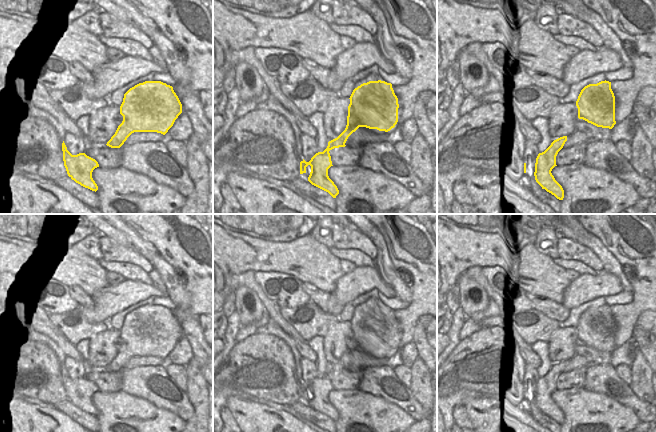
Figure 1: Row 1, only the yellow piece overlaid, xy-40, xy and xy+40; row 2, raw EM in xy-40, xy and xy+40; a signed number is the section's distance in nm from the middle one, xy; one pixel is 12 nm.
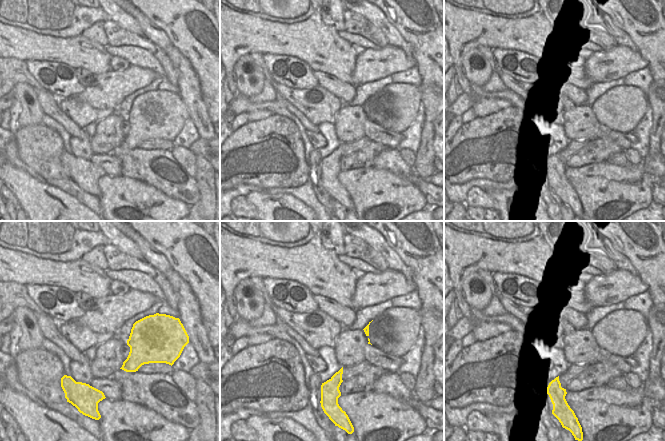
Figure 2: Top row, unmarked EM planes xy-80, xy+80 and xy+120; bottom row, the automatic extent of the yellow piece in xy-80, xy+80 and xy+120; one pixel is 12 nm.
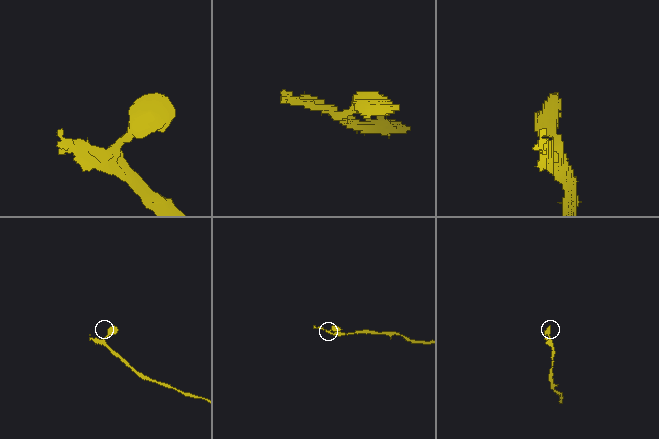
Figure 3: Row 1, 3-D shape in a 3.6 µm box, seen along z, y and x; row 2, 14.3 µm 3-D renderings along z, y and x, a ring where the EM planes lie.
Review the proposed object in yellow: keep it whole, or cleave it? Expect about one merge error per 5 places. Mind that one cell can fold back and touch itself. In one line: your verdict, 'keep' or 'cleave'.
keep

